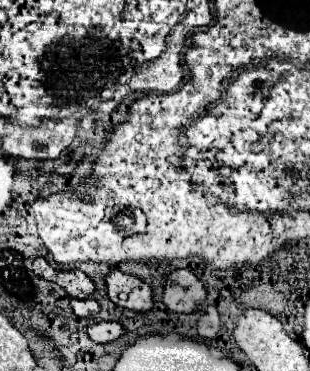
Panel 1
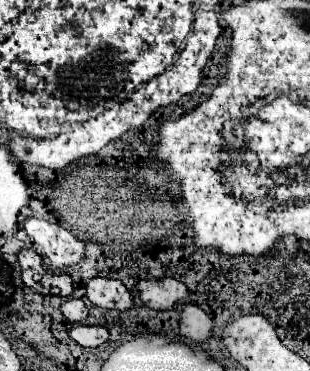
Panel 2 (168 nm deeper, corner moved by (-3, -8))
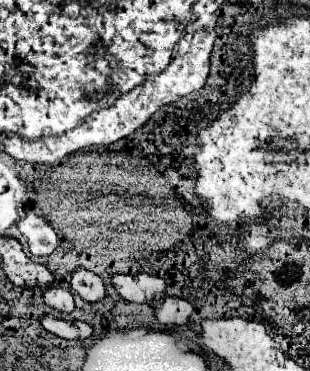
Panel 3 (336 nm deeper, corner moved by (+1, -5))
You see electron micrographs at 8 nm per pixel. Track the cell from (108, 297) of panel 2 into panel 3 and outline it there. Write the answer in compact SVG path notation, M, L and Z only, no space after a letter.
M74 269L70 287L74 293L78 293L84 301L90 301L90 303L102 301L106 295L102 279L96 277L96 273L92 273L88 269Z

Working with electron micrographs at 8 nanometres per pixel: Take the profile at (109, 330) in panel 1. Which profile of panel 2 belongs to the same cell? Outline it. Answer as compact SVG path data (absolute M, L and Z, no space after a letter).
M76 326L68 334L86 348L96 348L110 338L110 332L104 326Z

